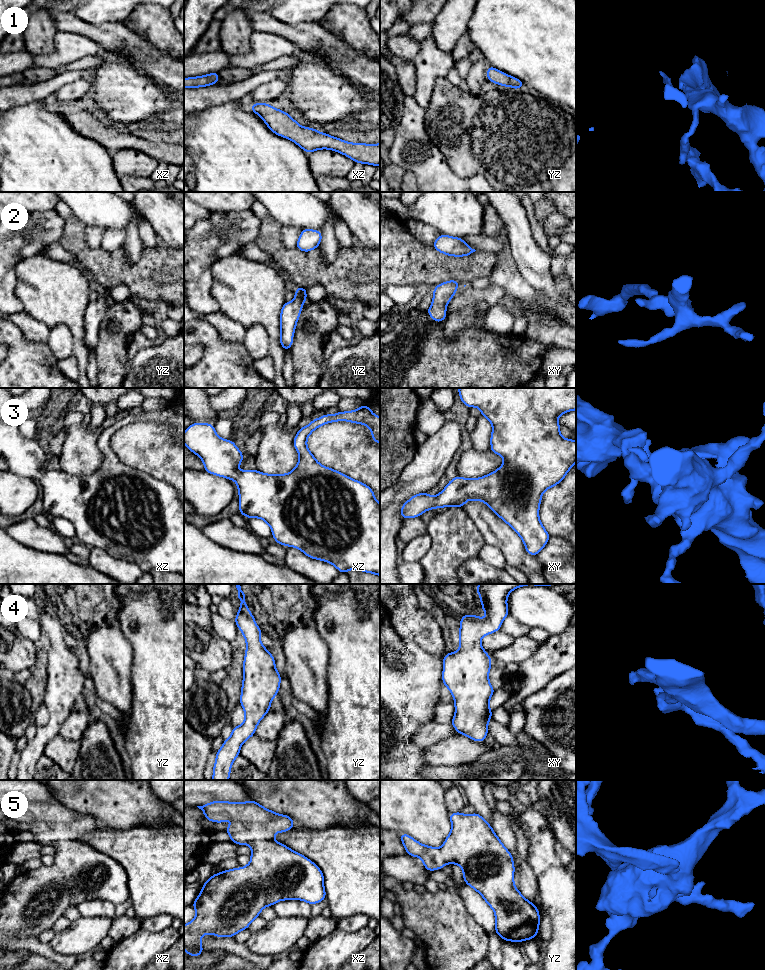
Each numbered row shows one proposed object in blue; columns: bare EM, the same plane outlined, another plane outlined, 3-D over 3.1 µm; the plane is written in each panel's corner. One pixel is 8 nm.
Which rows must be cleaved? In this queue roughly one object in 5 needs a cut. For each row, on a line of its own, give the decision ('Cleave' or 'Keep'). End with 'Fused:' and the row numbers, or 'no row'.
1: Keep
2: Keep
3: Keep
4: Keep
5: Keep
Fused: no row

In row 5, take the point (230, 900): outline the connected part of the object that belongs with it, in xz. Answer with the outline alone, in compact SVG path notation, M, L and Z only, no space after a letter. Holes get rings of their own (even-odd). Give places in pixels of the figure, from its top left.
M254 800L248 802L213 801L197 806L204 812L205 819L225 823L229 818L233 823L226 826L230 840L236 845L249 845L252 849L251 861L243 868L233 868L212 875L203 883L202 891L191 904L196 916L184 925L184 949L186 955L198 957L205 951L201 937L213 934L216 937L234 937L241 930L248 929L262 909L276 902L295 899L310 905L326 899L324 875L320 868L304 855L276 842L276 832L286 832L294 827L294 820L288 815L279 815Z

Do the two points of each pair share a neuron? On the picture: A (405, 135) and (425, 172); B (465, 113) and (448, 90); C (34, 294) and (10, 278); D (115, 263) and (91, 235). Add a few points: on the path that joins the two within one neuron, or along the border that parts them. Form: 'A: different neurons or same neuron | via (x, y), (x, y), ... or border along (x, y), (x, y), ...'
A: same neuron | via (409, 144), (425, 163)
B: same neuron | via (459, 107), (448, 96)
C: different neurons | border along (21, 259), (16, 266), (15, 295), (22, 305)
D: different neurons | border along (84, 228), (85, 242), (90, 247), (98, 248)

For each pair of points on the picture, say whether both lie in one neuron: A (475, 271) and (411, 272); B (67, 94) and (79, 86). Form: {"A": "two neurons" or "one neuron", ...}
{"A": "one neuron", "B": "one neuron"}

